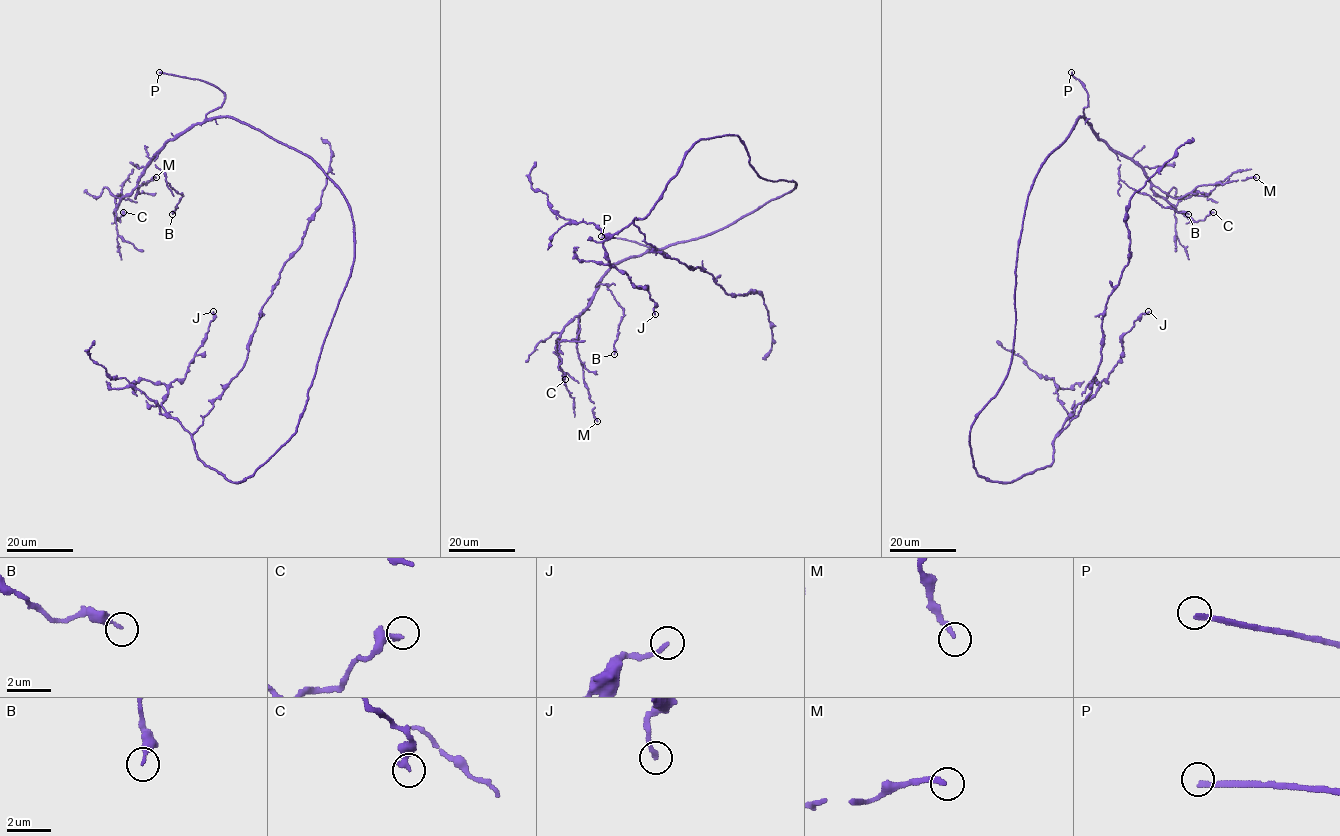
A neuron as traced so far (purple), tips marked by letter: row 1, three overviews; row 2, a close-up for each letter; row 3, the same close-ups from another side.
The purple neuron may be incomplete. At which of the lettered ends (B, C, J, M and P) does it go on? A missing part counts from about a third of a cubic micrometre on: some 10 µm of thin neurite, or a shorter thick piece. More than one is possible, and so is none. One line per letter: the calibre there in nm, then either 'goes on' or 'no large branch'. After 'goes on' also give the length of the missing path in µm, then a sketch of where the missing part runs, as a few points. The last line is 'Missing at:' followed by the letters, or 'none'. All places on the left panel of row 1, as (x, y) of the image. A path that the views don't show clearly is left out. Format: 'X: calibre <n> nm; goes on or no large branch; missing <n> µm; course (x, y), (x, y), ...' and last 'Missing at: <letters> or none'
B: calibre 260 nm; no large branch
C: calibre 240 nm; no large branch
J: calibre 190 nm; no large branch
M: calibre 240 nm; goes on; missing 40 µm; course (156, 177), (165, 177), (177, 167), (180, 171), (185, 167)
P: calibre 240 nm; goes on; missing 30 µm
Missing at: M, P

